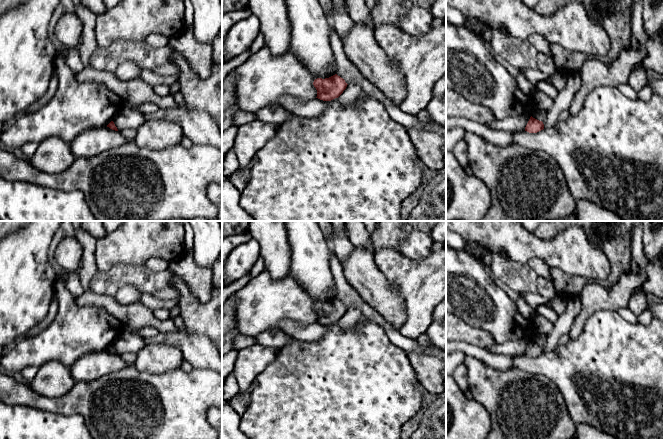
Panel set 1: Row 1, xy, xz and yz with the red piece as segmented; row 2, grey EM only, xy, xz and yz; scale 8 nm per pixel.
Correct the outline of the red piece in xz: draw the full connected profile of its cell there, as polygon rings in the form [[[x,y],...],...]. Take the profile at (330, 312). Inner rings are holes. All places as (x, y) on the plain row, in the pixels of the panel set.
[[[337,298],[329,302],[317,302],[313,306],[317,314],[317,321],[323,325],[331,325],[338,322],[347,311],[347,307]]]

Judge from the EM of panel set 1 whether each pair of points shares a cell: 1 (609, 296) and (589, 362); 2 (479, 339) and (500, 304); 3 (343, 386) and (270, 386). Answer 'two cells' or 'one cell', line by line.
1: two cells
2: two cells
3: one cell

